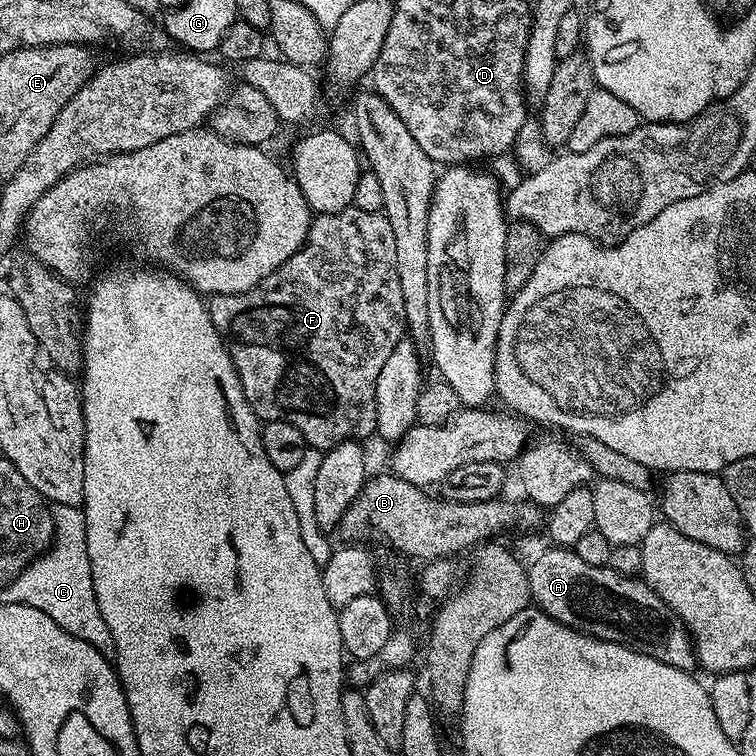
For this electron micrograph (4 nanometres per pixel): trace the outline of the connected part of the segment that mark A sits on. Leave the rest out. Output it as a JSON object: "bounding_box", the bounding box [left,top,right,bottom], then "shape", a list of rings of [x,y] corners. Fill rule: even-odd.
{"bounding_box":[527,546,697,672],"shape":[[[548,546],[533,564],[527,565],[527,570],[532,604],[550,618],[565,624],[567,628],[572,628],[576,632],[586,632],[590,636],[597,636],[600,640],[625,644],[627,648],[646,654],[666,666],[681,668],[683,672],[692,672],[697,667],[696,649],[684,623],[665,606],[662,598],[658,598],[658,594],[649,584],[645,584],[643,579],[623,576],[610,567],[589,566],[568,546]],[[624,616],[632,620],[632,628],[636,632],[624,632]]]}

